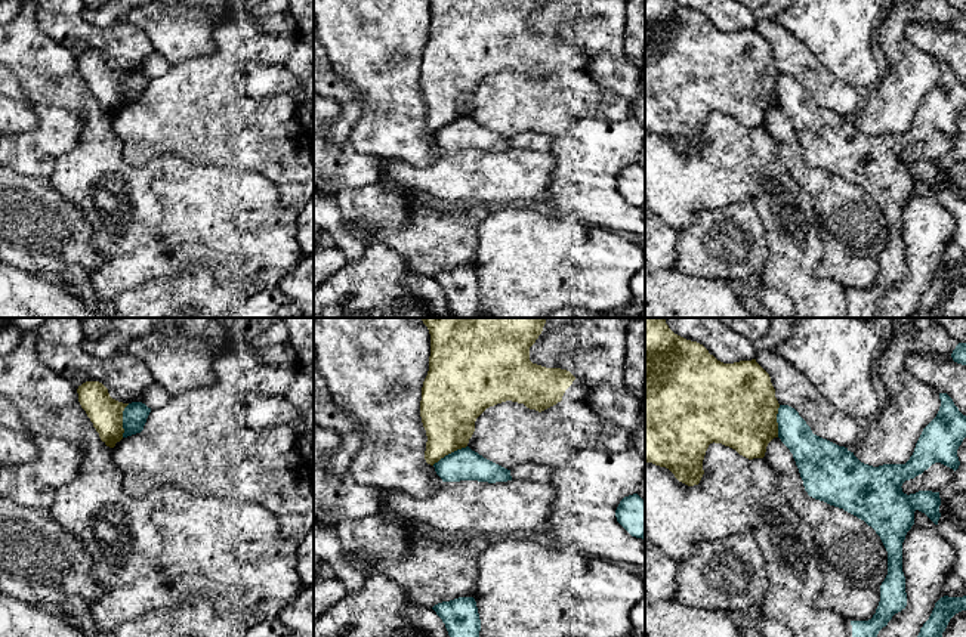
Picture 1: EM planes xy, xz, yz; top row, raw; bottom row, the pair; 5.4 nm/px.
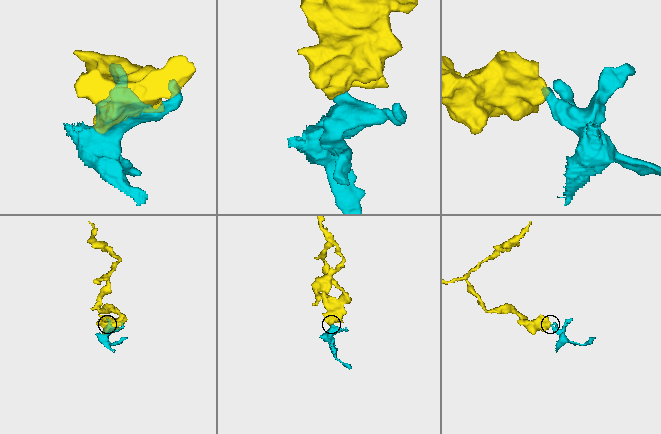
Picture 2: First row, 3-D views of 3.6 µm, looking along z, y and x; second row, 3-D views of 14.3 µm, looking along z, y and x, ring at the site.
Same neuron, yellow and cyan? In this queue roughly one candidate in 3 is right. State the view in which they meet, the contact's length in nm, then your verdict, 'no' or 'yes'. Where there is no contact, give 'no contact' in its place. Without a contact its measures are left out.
xz | 220 nm | no

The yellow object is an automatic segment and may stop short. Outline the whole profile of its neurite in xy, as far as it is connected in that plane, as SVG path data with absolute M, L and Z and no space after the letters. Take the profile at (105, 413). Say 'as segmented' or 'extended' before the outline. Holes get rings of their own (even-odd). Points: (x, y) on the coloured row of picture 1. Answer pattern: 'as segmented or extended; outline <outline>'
as segmented; outline M86 381L77 389L78 402L93 423L101 440L114 448L123 439L123 411L129 403L112 399L99 381Z

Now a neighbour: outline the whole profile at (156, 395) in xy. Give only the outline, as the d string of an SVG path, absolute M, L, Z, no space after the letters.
M154 381L143 393L142 403L155 409L164 406L172 399L172 395L157 381Z

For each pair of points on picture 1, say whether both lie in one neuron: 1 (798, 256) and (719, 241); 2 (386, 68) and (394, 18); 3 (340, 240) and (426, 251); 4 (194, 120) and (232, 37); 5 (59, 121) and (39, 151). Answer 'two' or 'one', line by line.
1: two
2: one
3: two
4: one
5: one

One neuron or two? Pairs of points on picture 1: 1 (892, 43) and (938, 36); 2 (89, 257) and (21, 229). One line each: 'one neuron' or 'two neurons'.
1: two neurons
2: one neuron

